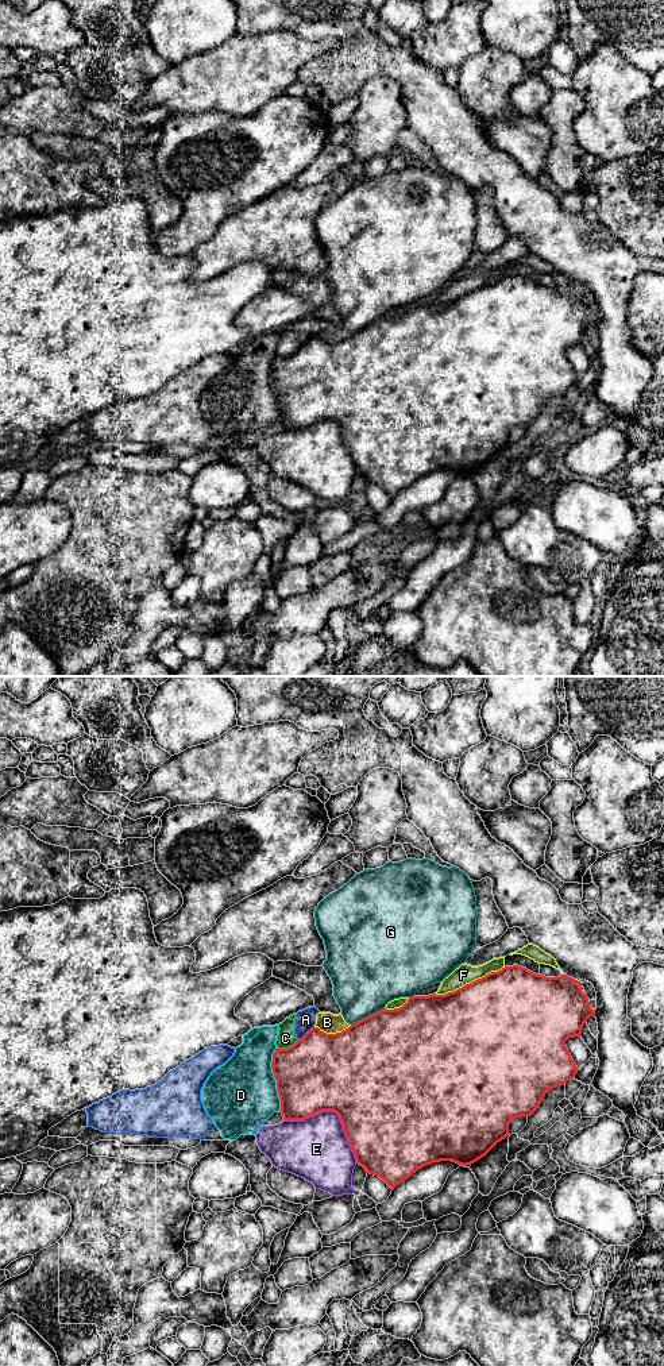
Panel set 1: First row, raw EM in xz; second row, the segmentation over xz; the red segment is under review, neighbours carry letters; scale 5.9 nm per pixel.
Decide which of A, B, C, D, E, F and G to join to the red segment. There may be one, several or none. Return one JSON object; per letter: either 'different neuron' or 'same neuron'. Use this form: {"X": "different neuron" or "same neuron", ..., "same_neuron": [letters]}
{"A": "different neuron", "B": "different neuron", "C": "different neuron", "D": "different neuron", "E": "different neuron", "F": "different neuron", "G": "different neuron", "same_neuron": []}

